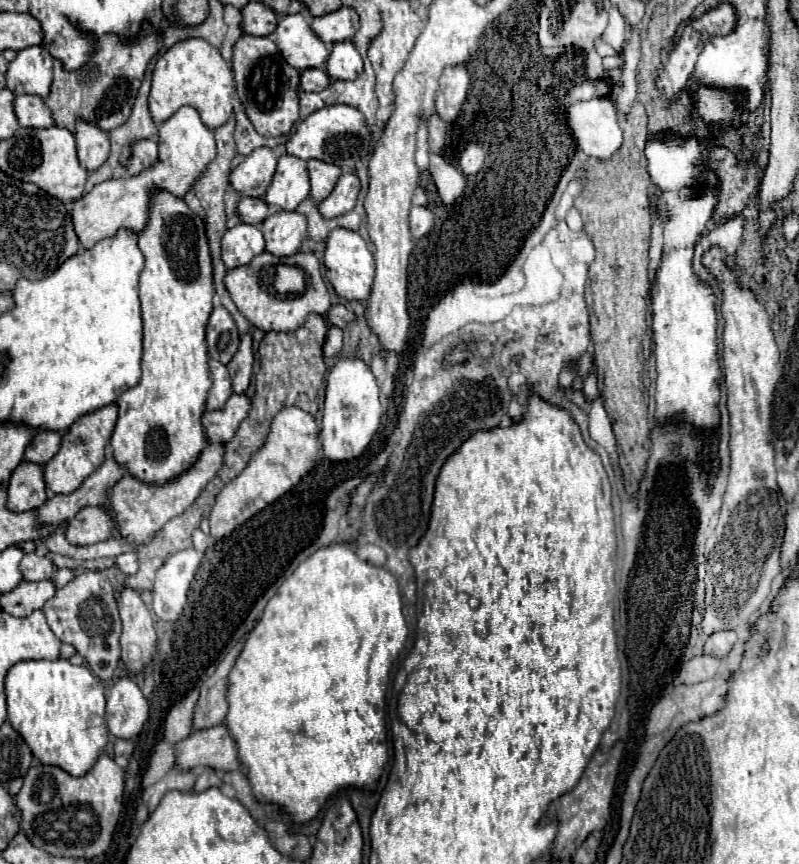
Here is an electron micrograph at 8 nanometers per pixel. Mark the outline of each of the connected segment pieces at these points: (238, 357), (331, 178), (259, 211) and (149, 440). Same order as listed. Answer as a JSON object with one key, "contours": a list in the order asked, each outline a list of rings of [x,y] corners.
{"contours":[[[[242,335],[238,351],[232,357],[232,361],[228,363],[230,381],[232,381],[232,389],[234,389],[236,395],[242,395],[248,389],[248,383],[250,383],[250,377],[252,377],[252,361],[254,361],[252,337]]],[[[316,159],[308,161],[308,177],[310,177],[310,199],[320,203],[324,201],[330,193],[332,187],[336,185],[338,177],[342,175],[340,167],[330,165],[330,163],[320,163]]],[[[240,197],[236,207],[236,215],[240,217],[240,221],[248,225],[260,225],[268,217],[268,213],[270,213],[268,205],[262,199],[252,197]]],[[[158,189],[150,199],[148,213],[148,223],[138,235],[138,247],[146,259],[140,275],[140,303],[144,321],[142,377],[136,387],[122,393],[116,401],[118,421],[110,445],[114,451],[114,459],[124,465],[128,473],[146,483],[166,483],[186,471],[206,447],[200,415],[204,411],[206,395],[212,381],[208,377],[208,353],[204,331],[212,313],[214,285],[206,229],[202,219],[186,205],[186,201],[164,189]]]]}

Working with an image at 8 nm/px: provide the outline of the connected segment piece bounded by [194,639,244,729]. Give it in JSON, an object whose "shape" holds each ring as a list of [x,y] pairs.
{"shape":[[[240,639],[232,651],[222,659],[214,675],[202,685],[200,701],[196,707],[194,715],[194,729],[208,729],[214,725],[224,723],[226,713],[228,713],[228,701],[226,701],[226,691],[228,691],[228,673],[232,671],[238,655],[242,653],[244,639]]]}

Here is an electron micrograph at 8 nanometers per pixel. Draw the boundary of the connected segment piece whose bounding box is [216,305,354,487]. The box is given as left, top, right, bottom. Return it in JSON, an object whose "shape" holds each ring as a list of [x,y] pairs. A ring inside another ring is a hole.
{"shape":[[[334,305],[326,317],[322,315],[308,315],[306,323],[300,325],[296,331],[288,333],[276,333],[268,331],[264,339],[260,341],[260,371],[256,375],[256,395],[252,397],[252,405],[248,411],[248,417],[240,423],[236,435],[230,443],[224,445],[224,465],[218,471],[216,479],[220,481],[220,487],[234,479],[248,463],[248,459],[258,451],[260,443],[264,443],[264,435],[268,435],[268,423],[272,421],[272,415],[280,411],[280,407],[296,405],[308,413],[316,413],[318,409],[318,387],[324,379],[324,361],[322,361],[322,345],[328,331],[328,321],[344,327],[354,319],[354,313],[350,313],[344,305]]]}

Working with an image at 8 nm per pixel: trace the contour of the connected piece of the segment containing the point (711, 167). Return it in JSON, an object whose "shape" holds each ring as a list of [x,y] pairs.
{"shape":[[[718,147],[718,149],[712,149],[706,157],[704,157],[704,167],[708,171],[712,171],[716,175],[716,189],[718,189],[718,203],[716,203],[716,209],[712,213],[712,223],[714,225],[720,225],[720,223],[726,223],[734,217],[738,217],[748,201],[750,201],[750,195],[754,193],[756,189],[756,175],[754,175],[754,169],[752,169],[752,161],[750,165],[746,165],[744,169],[740,169],[740,163],[738,159],[724,147]]]}

